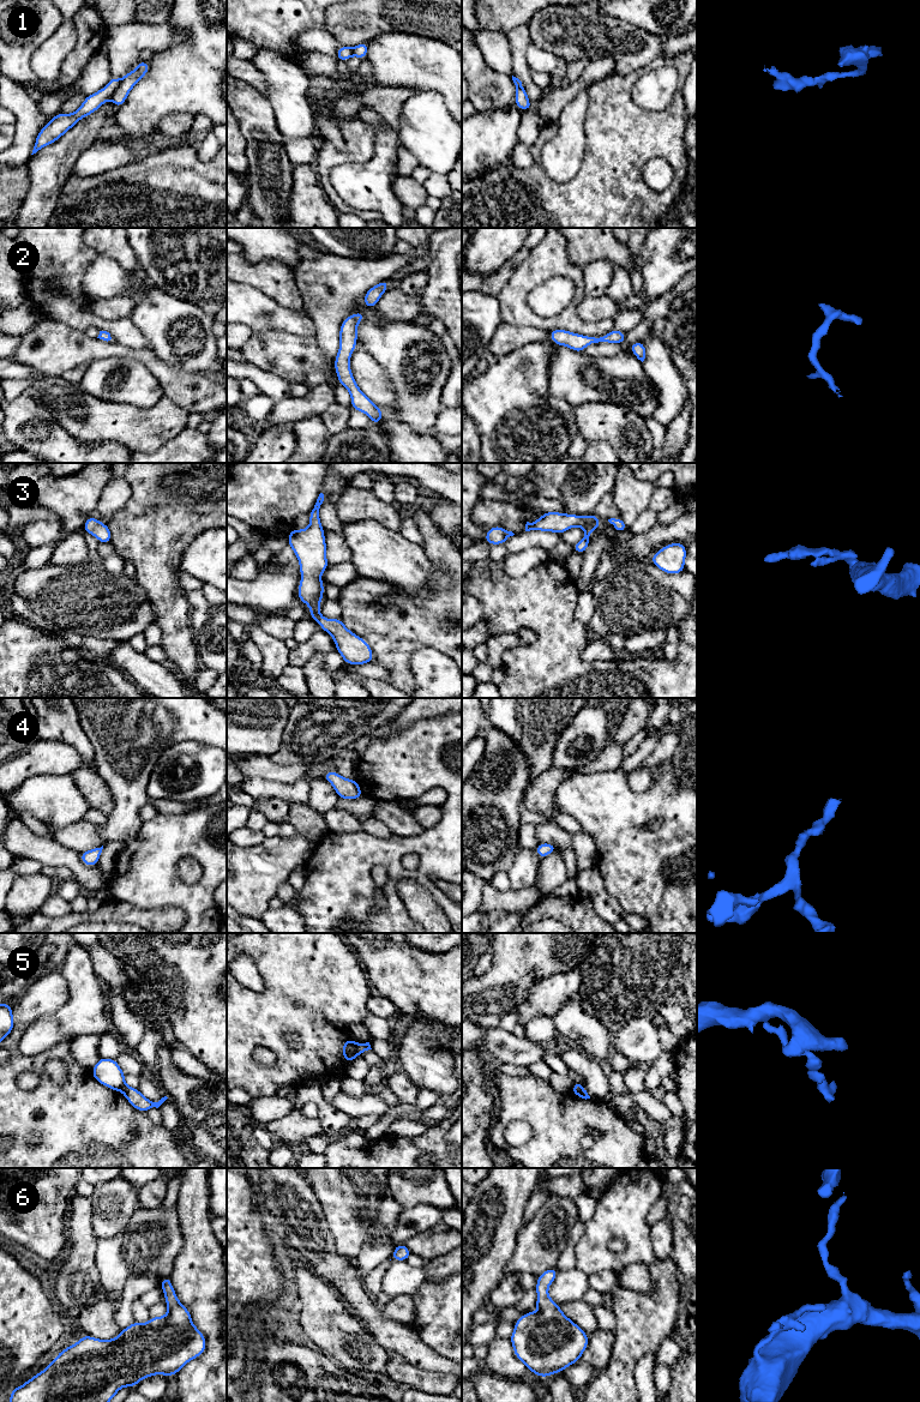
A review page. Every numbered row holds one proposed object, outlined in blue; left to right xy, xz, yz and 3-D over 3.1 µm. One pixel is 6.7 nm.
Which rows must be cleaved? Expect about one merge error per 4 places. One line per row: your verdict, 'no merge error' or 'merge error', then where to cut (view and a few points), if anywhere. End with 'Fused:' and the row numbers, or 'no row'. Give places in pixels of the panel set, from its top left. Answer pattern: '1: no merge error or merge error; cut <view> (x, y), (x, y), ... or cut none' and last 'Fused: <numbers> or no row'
1: merge error; cut xy (120, 80), (112, 96)
2: no merge error; cut none
3: no merge error; cut none
4: no merge error; cut none
5: merge error; cut xz (358, 1045), (360, 1053)
6: no merge error; cut none
Fused: 1, 5

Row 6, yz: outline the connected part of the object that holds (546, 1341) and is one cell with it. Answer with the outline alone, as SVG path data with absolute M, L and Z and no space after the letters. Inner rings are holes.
M552 1268L537 1277L535 1289L539 1311L519 1317L510 1337L516 1358L537 1377L563 1372L581 1360L589 1343L583 1329L567 1318L548 1296L548 1287L558 1274Z

